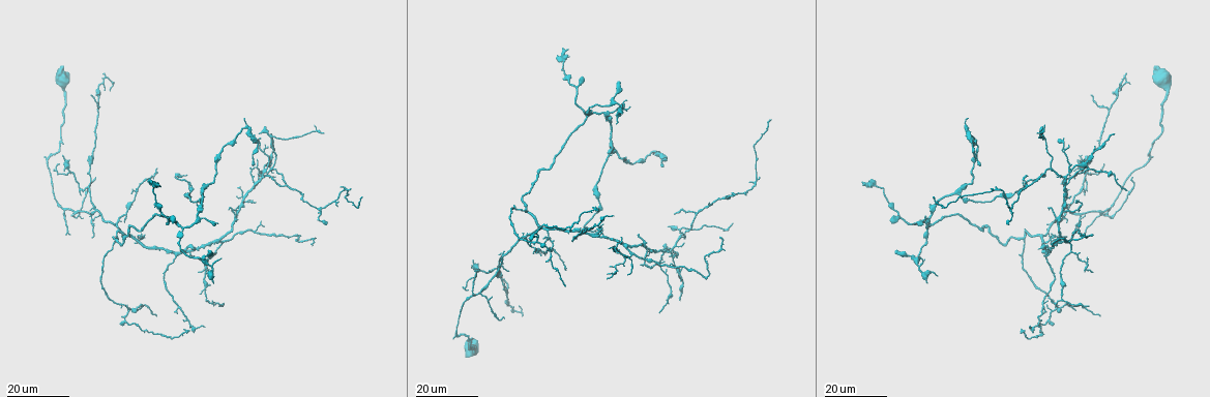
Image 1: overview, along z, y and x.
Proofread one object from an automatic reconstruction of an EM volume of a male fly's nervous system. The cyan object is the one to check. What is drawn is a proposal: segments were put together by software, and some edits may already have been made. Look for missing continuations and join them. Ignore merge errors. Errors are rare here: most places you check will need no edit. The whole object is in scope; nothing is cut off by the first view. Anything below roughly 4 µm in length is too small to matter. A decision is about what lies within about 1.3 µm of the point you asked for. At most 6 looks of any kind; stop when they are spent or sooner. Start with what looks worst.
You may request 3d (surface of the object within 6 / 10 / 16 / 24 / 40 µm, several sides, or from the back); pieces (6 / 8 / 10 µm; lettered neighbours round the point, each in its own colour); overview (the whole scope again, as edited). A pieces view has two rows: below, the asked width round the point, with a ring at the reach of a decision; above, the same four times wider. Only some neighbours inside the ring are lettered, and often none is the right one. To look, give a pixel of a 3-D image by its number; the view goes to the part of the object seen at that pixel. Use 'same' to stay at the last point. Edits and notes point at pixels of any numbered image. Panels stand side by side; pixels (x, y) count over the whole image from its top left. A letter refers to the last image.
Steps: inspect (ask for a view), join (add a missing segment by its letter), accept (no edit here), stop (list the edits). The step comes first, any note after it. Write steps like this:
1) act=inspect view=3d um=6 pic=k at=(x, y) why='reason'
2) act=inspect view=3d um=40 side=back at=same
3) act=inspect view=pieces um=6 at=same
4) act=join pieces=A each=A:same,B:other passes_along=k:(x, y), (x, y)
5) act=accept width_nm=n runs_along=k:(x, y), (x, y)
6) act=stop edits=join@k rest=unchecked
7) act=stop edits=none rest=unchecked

act=inspect view=3d um=24 pic=1 at=(677, 214) why='branch stops here'

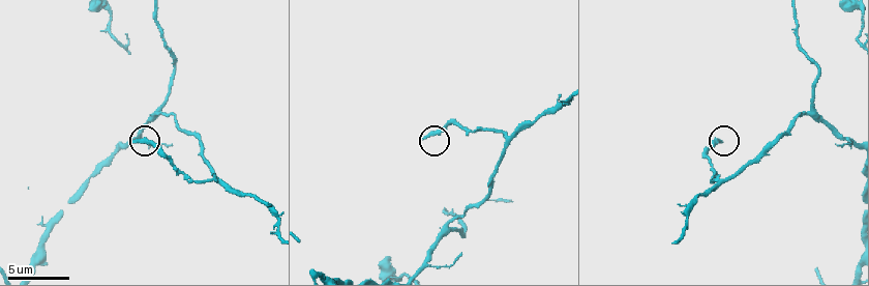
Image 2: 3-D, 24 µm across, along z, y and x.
act=inspect view=pieces um=10 pic=2 at=(136, 141) why='see the neighbours'

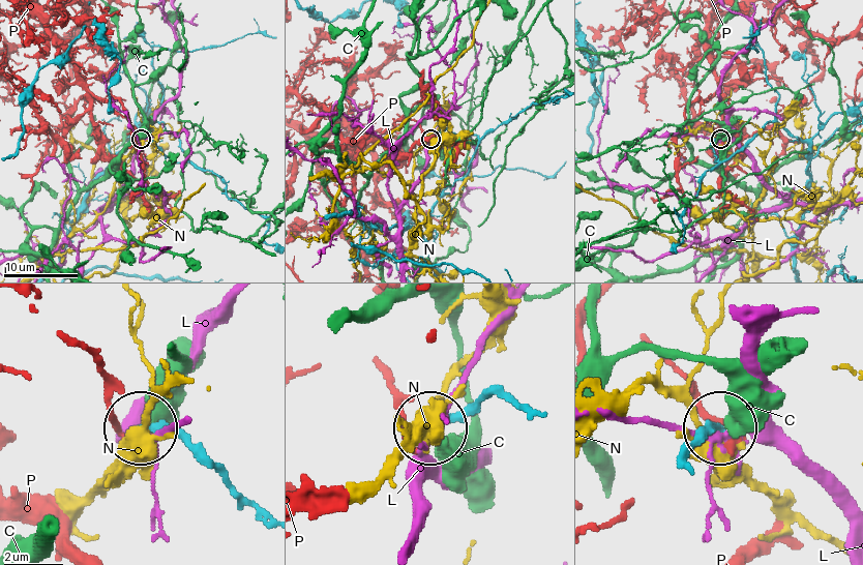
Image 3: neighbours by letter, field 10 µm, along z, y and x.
act=accept each=C:other,L:other,N:other,P:other found='none of them fits'

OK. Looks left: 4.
act=inspect view=3d um=24 pic=1 at=(1050, 243) why='an open end'

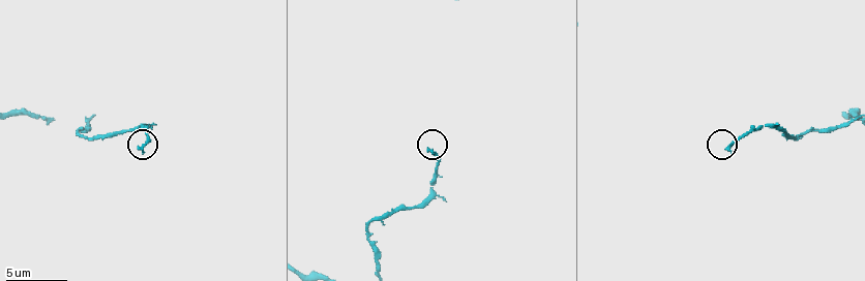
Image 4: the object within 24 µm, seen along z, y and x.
act=inspect view=pieces um=6 pic=4 at=(138, 147) why='what lies round it'

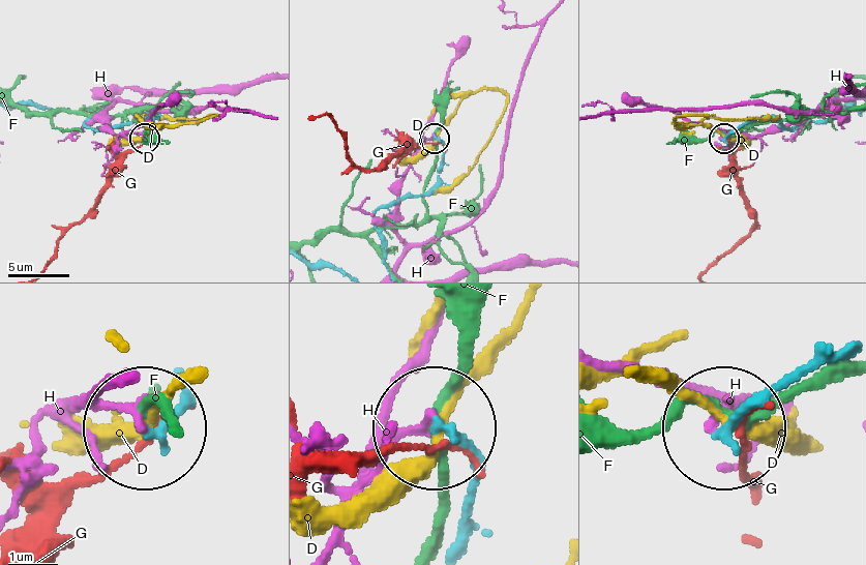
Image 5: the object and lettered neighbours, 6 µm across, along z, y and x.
act=accept each=D:other,F:other,G:other,H:other runs_along=5:(386, 264), (376, 211), (434, 184), (443, 156), (435, 139) found='no lettered segment goes on from it'

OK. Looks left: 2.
act=inspect view=3d um=24 pic=1 at=(637, 233) why='an open end'

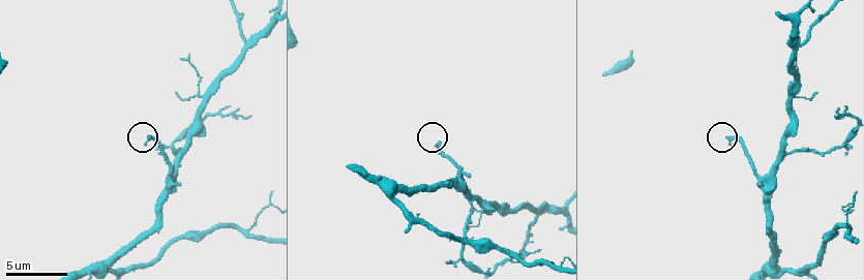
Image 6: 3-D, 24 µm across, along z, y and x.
act=inspect view=pieces um=10 pic=6 at=(146, 142) why='see the neighbours'

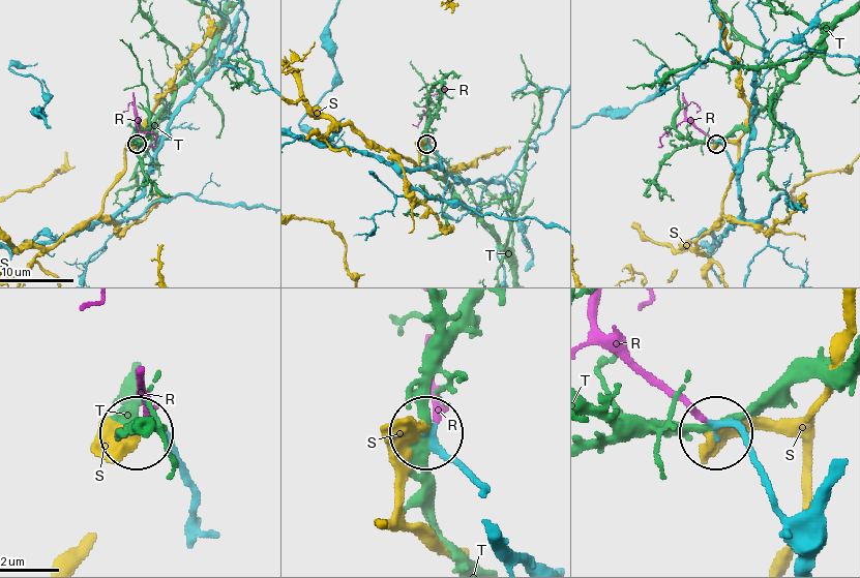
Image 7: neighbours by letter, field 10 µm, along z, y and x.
act=join pieces=R each=R:same,S:other,T:other passes_along=7:(768, 480), (738, 431), (701, 421), (656, 379), (590, 342) found='it goes on there'

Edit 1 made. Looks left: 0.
act=stop edits=join@7 rest=unchecked

